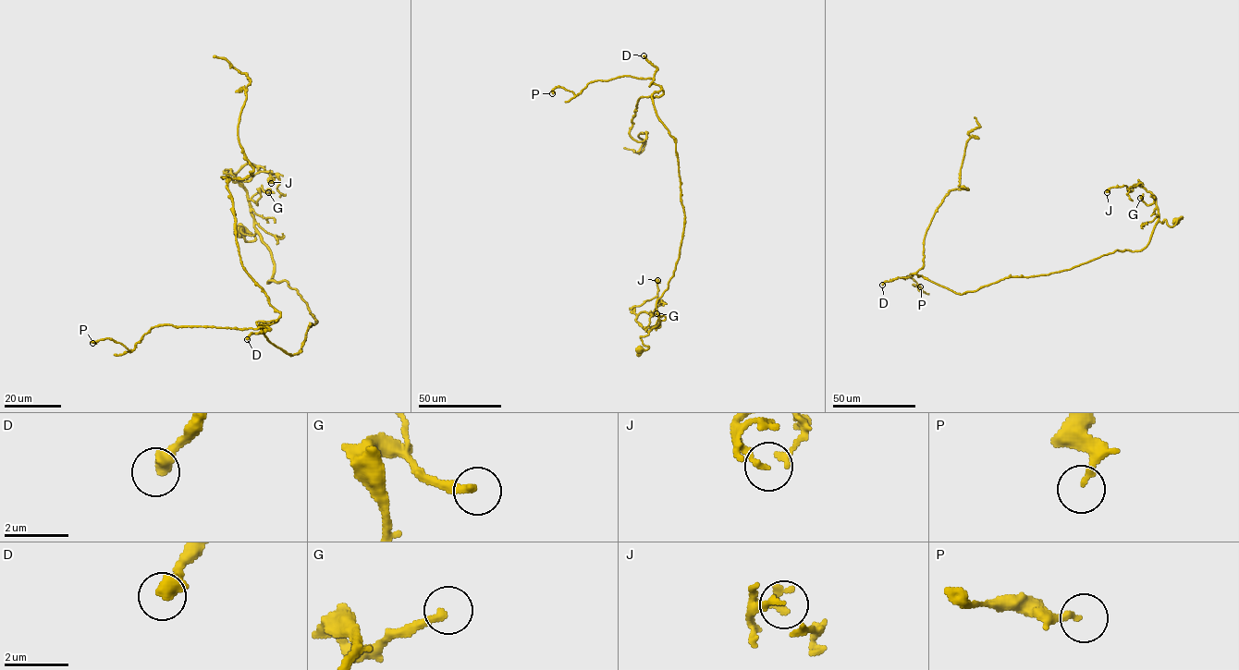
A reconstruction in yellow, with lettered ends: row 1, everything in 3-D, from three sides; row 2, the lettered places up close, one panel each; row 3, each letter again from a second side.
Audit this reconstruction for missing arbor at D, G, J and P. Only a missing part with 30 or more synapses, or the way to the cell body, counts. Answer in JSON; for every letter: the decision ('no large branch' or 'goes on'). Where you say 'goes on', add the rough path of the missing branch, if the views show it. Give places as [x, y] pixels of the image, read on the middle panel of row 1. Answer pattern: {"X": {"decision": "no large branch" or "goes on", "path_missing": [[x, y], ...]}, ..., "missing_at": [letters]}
{"D": {"decision": "no large branch"}, "G": {"decision": "no large branch"}, "J": {"decision": "no large branch"}, "P": {"decision": "no large branch"}, "missing_at": []}

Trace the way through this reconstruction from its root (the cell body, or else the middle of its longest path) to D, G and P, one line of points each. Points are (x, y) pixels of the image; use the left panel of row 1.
D: (239, 232), (258, 233), (267, 283), (286, 281), (316, 322), (291, 355), (262, 329), (276, 321), (247, 339)
G: (239, 232), (255, 239), (246, 241), (241, 230), (255, 233), (248, 200), (257, 204), (259, 189), (268, 192)
P: (239, 232), (314, 317), (300, 350), (265, 337), (276, 321), (92, 343)

